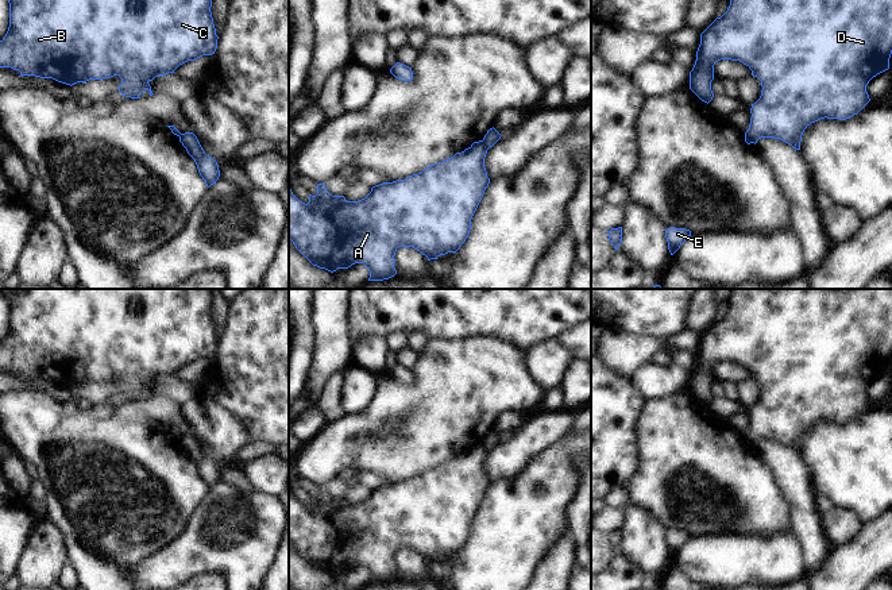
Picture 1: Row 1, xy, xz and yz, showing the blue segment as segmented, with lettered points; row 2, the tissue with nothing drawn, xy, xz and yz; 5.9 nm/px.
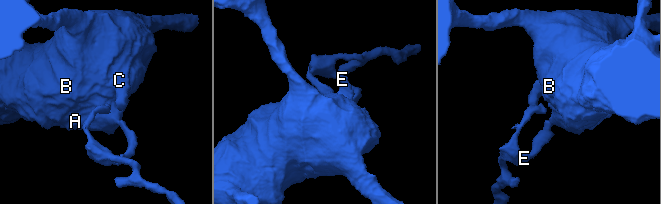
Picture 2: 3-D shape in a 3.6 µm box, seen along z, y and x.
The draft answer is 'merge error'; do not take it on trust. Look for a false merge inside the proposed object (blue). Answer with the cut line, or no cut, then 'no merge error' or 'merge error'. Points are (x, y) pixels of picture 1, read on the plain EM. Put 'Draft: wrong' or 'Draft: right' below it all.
cut in xz along (481, 443), (486, 452); merge error
Draft: right

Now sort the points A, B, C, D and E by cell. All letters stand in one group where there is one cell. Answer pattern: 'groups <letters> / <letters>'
groups A B C D / E

